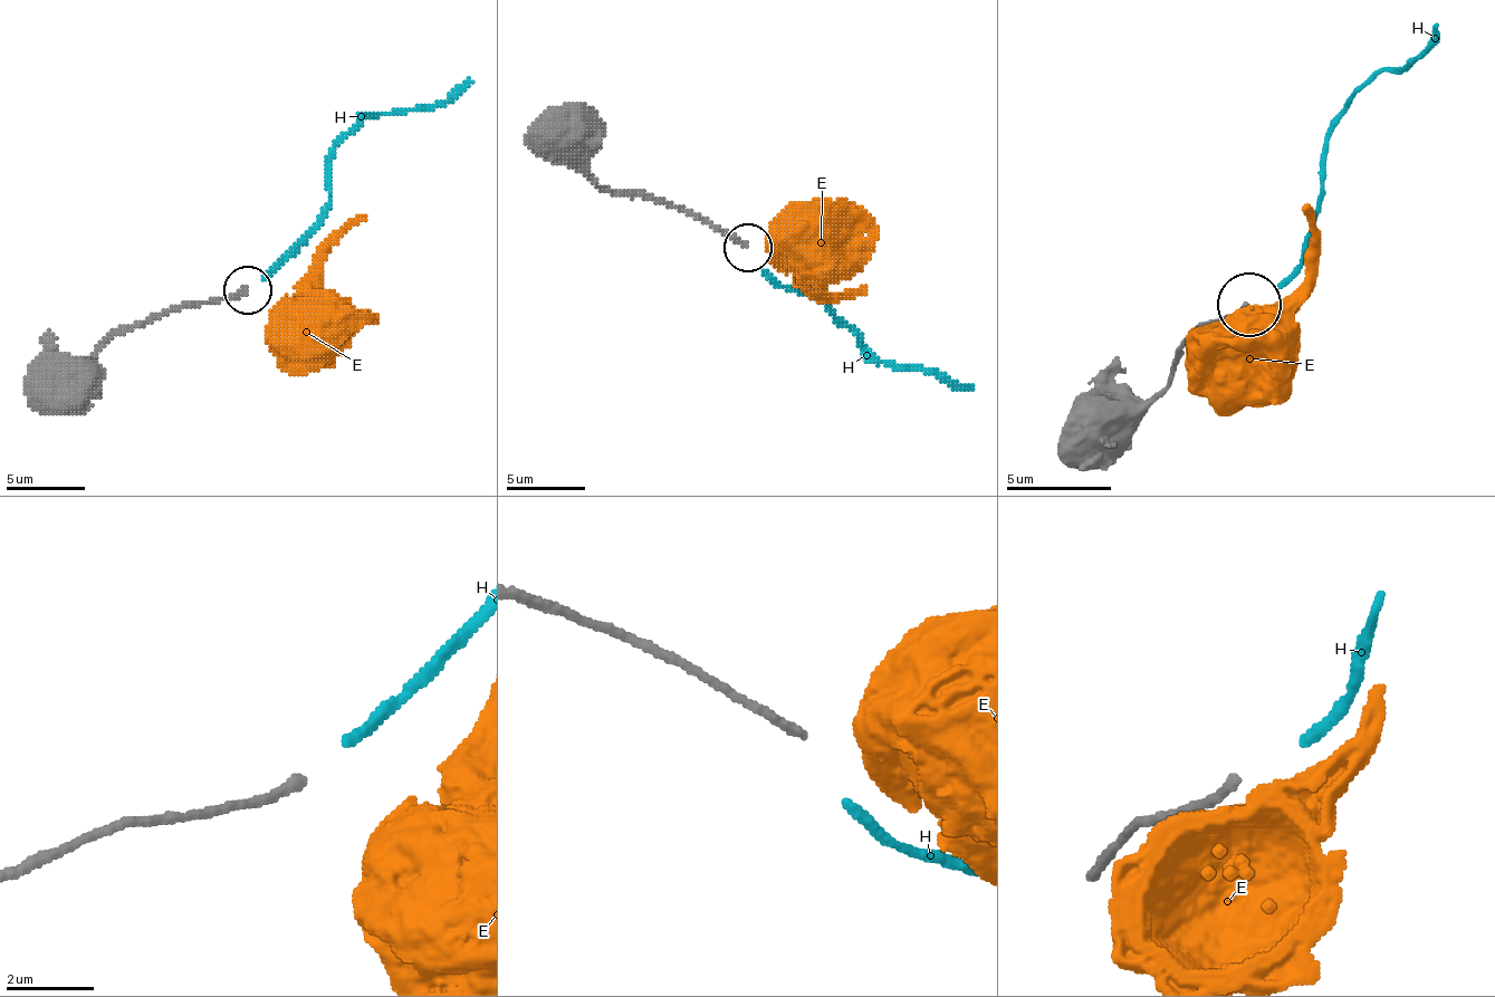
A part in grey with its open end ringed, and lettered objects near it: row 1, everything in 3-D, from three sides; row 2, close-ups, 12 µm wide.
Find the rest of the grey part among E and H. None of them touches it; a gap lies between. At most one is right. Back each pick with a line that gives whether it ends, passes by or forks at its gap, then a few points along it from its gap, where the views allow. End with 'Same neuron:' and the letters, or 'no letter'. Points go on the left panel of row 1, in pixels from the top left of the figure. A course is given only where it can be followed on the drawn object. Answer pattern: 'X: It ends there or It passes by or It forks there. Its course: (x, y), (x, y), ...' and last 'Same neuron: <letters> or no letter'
Same neuron: no letter

